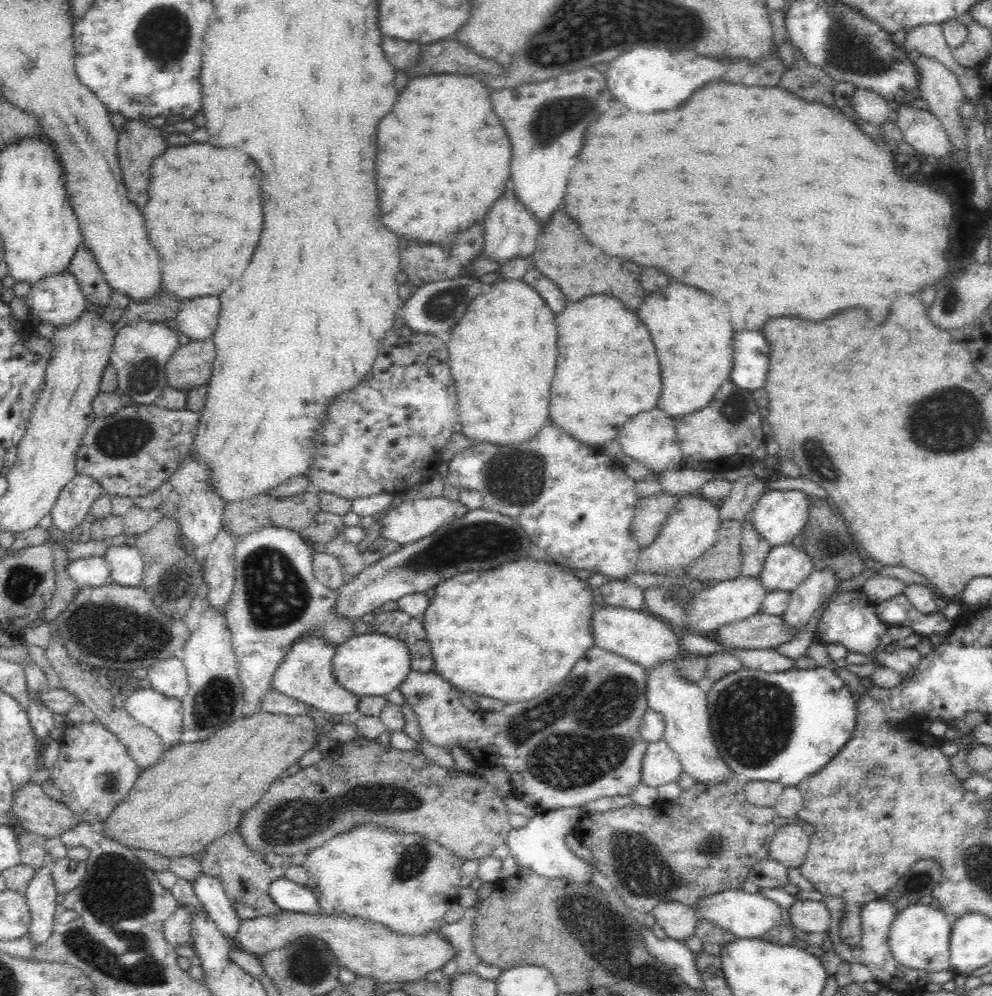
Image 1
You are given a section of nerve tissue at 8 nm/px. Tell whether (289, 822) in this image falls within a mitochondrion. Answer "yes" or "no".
yes

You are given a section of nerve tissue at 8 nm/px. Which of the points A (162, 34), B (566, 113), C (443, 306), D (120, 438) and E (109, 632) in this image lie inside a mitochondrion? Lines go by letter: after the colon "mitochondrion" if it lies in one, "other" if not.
A: mitochondrion
B: mitochondrion
C: mitochondrion
D: mitochondrion
E: mitochondrion

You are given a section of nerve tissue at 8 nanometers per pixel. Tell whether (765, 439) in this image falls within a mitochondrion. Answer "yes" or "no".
no

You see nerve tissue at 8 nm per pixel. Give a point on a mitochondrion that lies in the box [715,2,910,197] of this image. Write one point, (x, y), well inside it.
(850, 49)

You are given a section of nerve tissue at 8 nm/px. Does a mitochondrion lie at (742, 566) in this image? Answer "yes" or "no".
no

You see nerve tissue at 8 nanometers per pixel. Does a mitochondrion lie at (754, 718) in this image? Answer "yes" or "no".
yes

